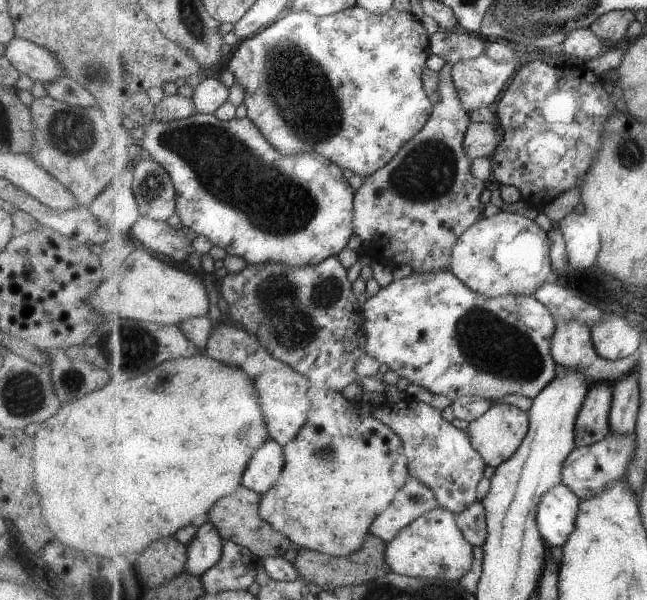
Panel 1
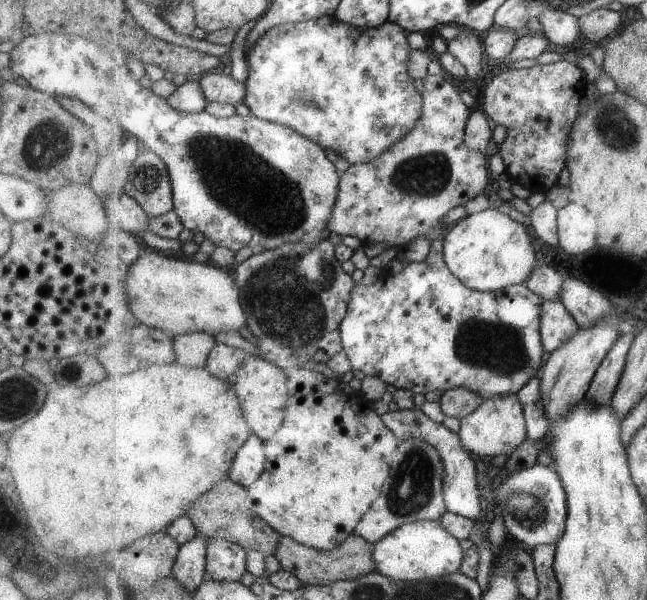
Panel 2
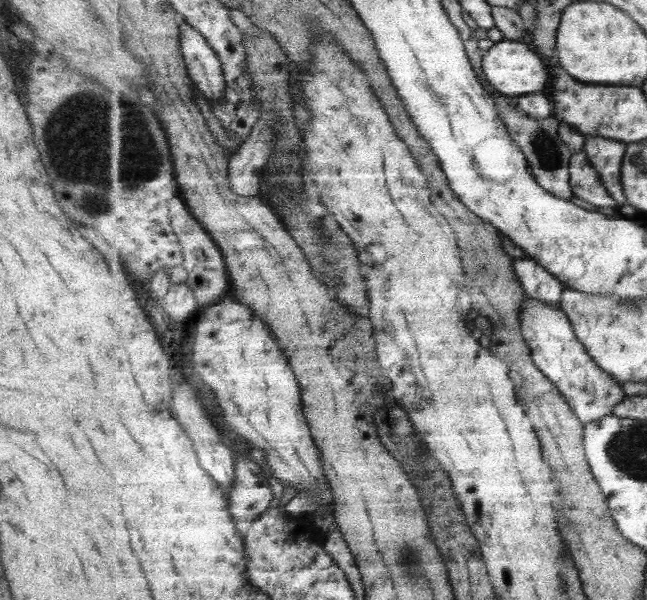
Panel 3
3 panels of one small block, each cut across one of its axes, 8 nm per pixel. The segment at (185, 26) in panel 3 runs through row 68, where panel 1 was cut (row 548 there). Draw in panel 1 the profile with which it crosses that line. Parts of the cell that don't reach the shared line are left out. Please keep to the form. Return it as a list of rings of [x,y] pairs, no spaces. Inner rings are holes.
[[[208,520],[197,531],[195,538],[188,544],[187,572],[203,576],[222,560],[225,540],[219,529]]]

